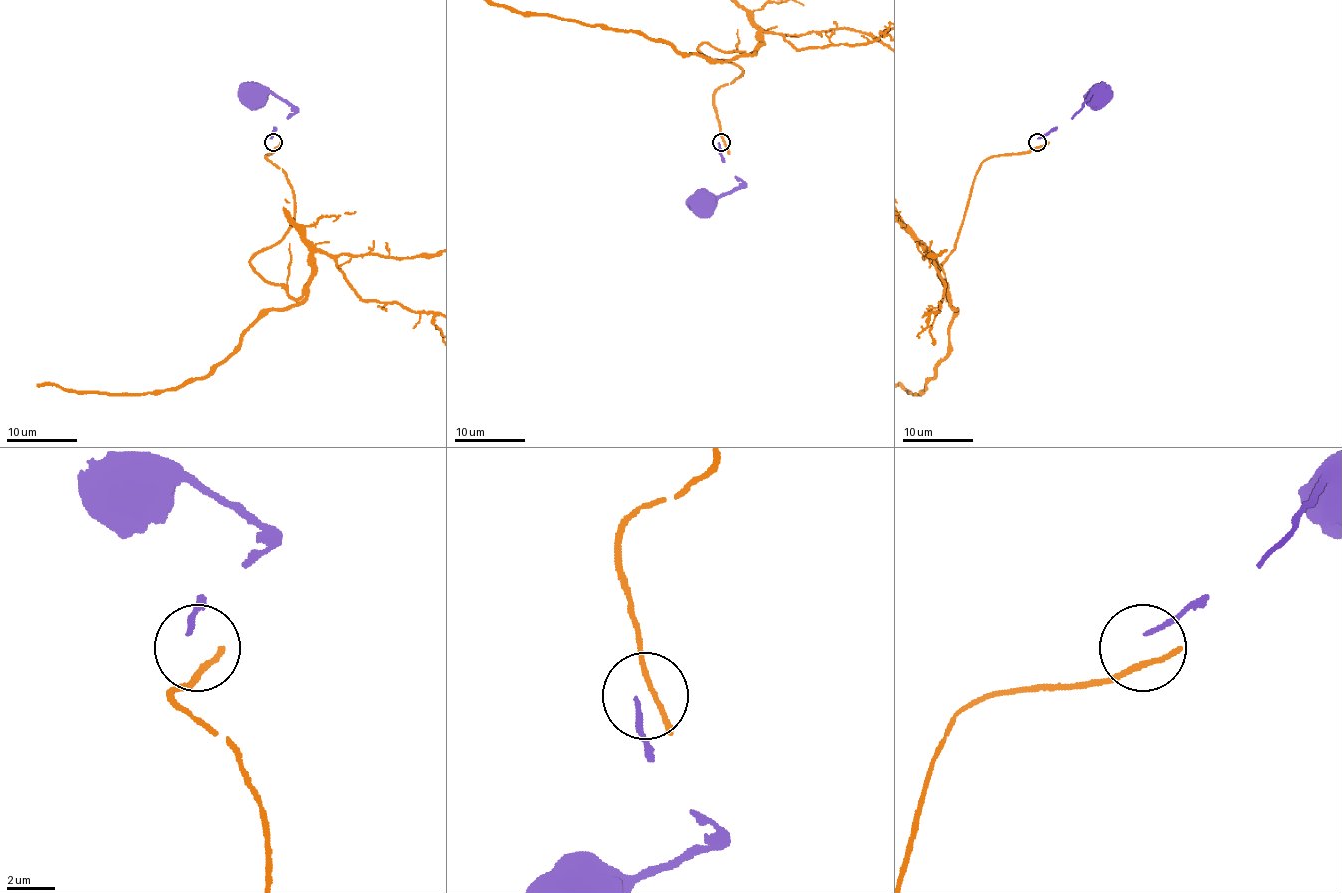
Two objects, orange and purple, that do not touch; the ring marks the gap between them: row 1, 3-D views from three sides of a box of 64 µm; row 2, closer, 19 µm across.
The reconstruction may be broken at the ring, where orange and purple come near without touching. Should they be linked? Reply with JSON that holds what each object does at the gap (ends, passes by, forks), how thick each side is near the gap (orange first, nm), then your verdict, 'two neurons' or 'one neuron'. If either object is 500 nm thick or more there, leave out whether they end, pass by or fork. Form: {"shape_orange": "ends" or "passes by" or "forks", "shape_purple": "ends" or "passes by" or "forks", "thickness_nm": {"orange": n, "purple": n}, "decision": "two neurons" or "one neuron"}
{"shape_orange": "passes by", "shape_purple": "ends", "thickness_nm": {"orange": 200, "purple": 180}, "decision": "two neurons"}

